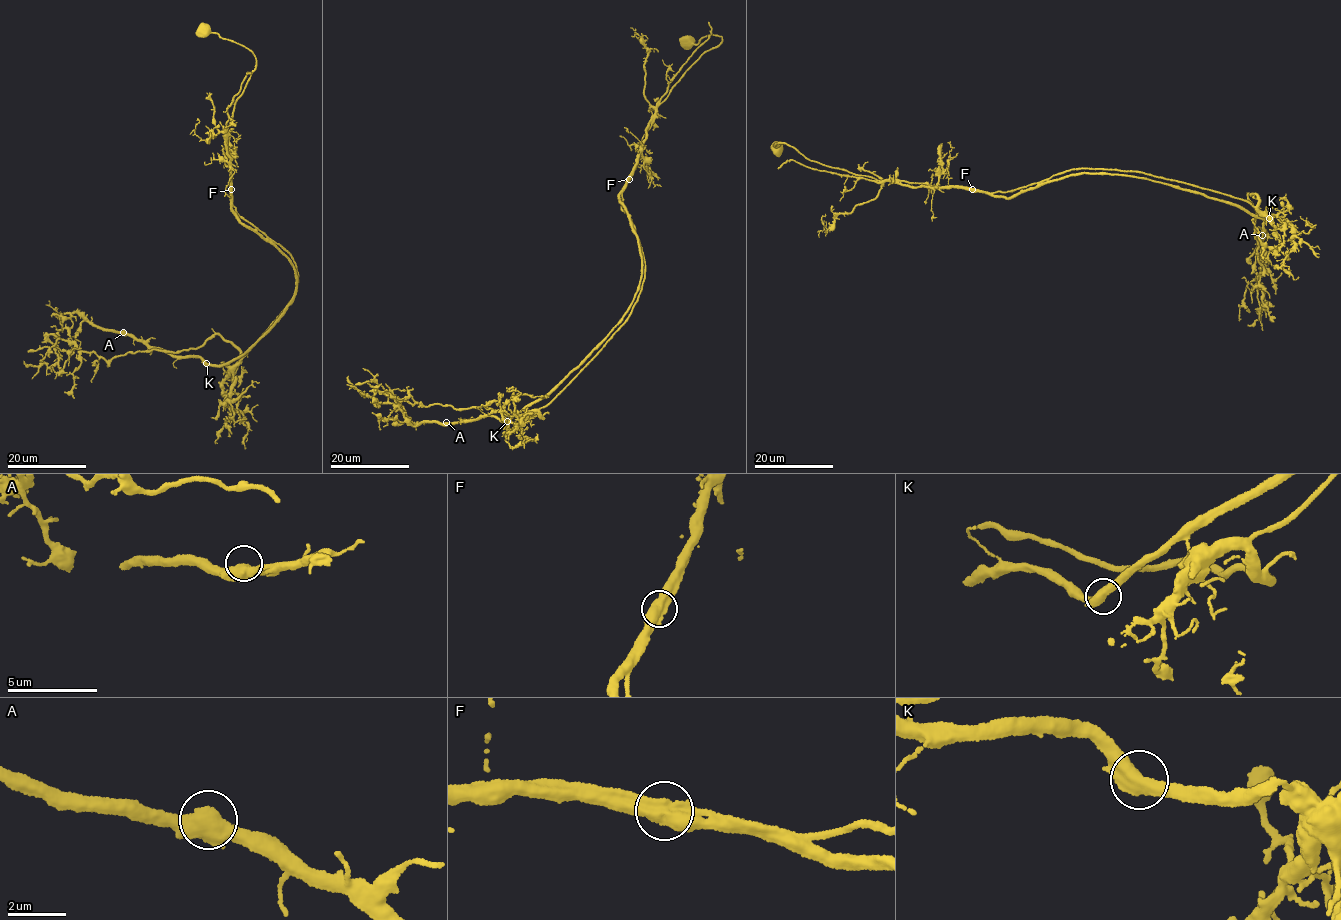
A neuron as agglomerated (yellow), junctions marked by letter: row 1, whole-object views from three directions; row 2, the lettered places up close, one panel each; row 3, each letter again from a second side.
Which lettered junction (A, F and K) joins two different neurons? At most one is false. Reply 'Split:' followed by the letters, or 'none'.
Split: F

